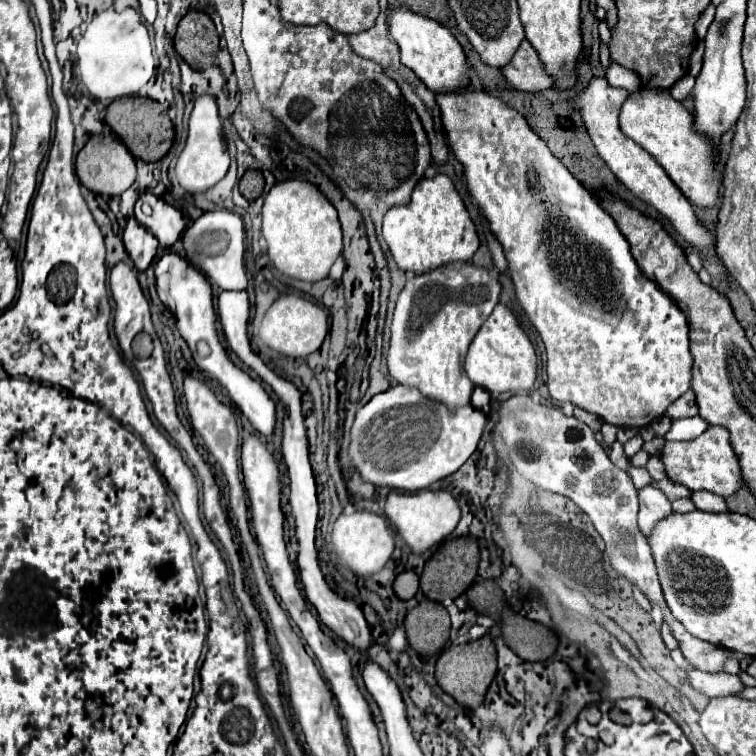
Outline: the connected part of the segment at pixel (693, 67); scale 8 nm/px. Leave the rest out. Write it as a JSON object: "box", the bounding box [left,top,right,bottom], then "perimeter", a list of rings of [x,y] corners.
{"box":[690,41,704,75],"perimeter":[[[700,41],[698,47],[694,49],[692,53],[692,59],[690,59],[690,75],[698,75],[700,73],[700,67],[702,67],[702,53],[704,53],[704,43]]]}

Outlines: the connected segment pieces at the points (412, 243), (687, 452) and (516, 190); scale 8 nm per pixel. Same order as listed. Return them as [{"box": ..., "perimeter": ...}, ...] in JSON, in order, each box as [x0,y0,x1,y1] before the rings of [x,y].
[{"box":[382,175,480,275],"perimeter":[[[446,175],[420,179],[408,205],[388,209],[384,215],[382,235],[396,265],[402,271],[414,271],[416,275],[434,271],[452,261],[470,261],[480,245],[474,221],[470,219],[462,197],[454,189],[454,183]]]},{"box":[662,427,742,497],"perimeter":[[[708,427],[700,437],[692,441],[666,441],[662,449],[662,461],[666,467],[666,475],[674,483],[682,483],[690,491],[708,489],[720,497],[728,497],[736,493],[742,485],[740,465],[730,447],[728,431],[724,427]]]},{"box":[436,85,692,429],"perimeter":[[[474,85],[470,89],[470,93],[462,93],[462,95],[450,95],[450,93],[436,95],[436,101],[442,111],[442,123],[444,123],[448,143],[454,149],[456,159],[464,165],[468,191],[470,191],[472,199],[478,203],[478,207],[482,209],[484,217],[488,219],[492,233],[496,235],[496,239],[504,247],[504,255],[508,261],[508,275],[512,277],[512,283],[516,289],[516,299],[544,341],[550,397],[560,403],[570,401],[572,405],[576,405],[584,411],[590,411],[590,413],[598,415],[600,419],[604,419],[606,423],[612,423],[616,427],[638,427],[640,429],[640,427],[646,427],[648,423],[652,423],[656,417],[664,415],[666,407],[690,389],[692,355],[690,355],[690,347],[688,347],[690,327],[688,327],[686,315],[676,307],[676,303],[664,291],[660,291],[660,287],[656,287],[656,283],[652,283],[650,279],[644,279],[642,271],[638,269],[638,265],[630,253],[630,245],[624,239],[624,235],[620,233],[616,221],[600,207],[596,197],[592,197],[590,191],[586,191],[586,187],[550,153],[546,143],[538,135],[534,135],[534,131],[528,127],[526,119],[516,109],[510,109],[508,105],[504,105],[500,99],[492,97],[484,89],[480,91],[480,85]]]}]

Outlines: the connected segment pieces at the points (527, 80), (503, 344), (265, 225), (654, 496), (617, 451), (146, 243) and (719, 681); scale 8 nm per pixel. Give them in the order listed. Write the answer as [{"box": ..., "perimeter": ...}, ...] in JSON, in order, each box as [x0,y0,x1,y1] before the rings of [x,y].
[{"box":[500,39,552,93],"perimeter":[[[524,39],[510,63],[506,63],[500,69],[506,77],[506,81],[516,87],[518,91],[528,91],[528,93],[538,93],[548,87],[552,87],[552,77],[544,73],[544,67],[540,65],[538,53],[534,47]]]},{"box":[464,303,538,395],"perimeter":[[[498,303],[494,307],[492,315],[484,321],[478,335],[470,343],[464,369],[476,387],[482,387],[492,395],[498,395],[504,391],[528,393],[534,387],[536,371],[538,371],[534,345],[504,303]]]},{"box":[262,181,342,283],"perimeter":[[[306,181],[276,183],[262,207],[262,235],[268,243],[268,257],[272,265],[286,277],[316,283],[328,277],[328,271],[342,251],[342,229],[336,209],[328,199]]]},{"box":[638,483,672,537],"perimeter":[[[654,483],[638,489],[638,501],[640,501],[638,525],[640,525],[642,533],[648,537],[654,523],[672,513],[672,505],[670,505],[668,497]]]},{"box":[609,441,630,470],"perimeter":[[[615,441],[612,445],[609,458],[612,463],[623,470],[626,470],[630,464],[630,460],[625,456],[623,445],[619,441]]]},{"box":[124,217,158,271],"perimeter":[[[132,217],[124,229],[124,247],[138,271],[146,271],[156,257],[158,239]]]},{"box":[690,671,744,697],"perimeter":[[[696,671],[696,675],[690,675],[690,683],[696,691],[700,691],[706,697],[726,697],[738,693],[744,685],[738,679],[738,675],[728,675],[724,671],[720,673],[706,673]]]}]

